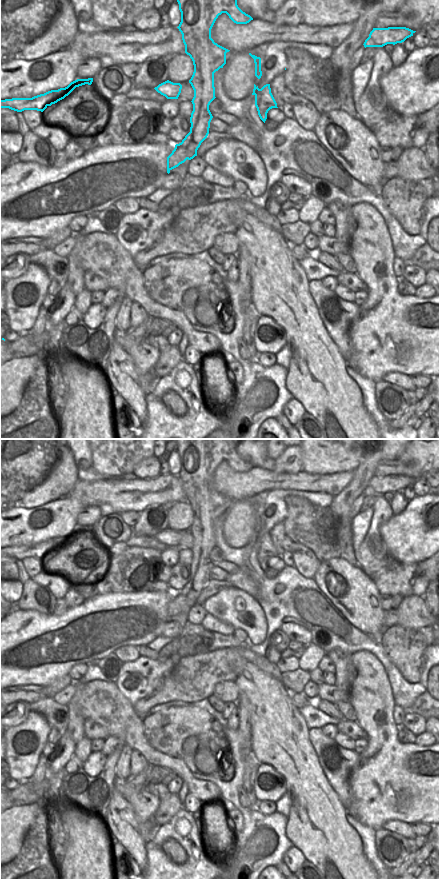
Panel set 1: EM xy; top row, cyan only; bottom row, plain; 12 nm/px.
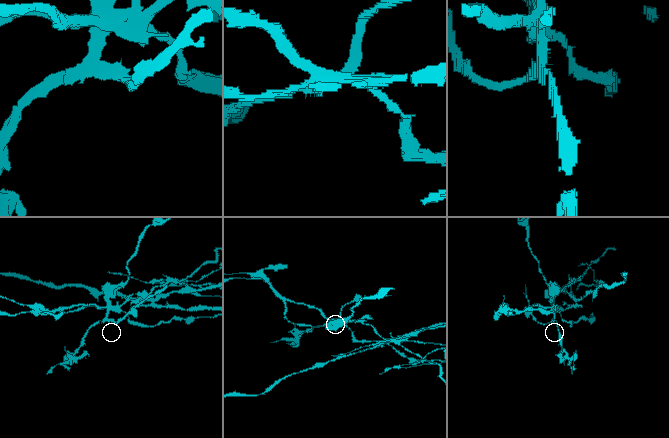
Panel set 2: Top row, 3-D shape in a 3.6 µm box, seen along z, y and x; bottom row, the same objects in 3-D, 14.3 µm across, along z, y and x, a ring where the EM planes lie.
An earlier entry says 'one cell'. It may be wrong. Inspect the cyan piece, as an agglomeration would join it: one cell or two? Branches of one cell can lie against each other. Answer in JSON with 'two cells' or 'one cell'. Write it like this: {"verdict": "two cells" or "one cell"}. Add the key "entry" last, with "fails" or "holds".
{"verdict": "two cells", "entry": "fails"}

